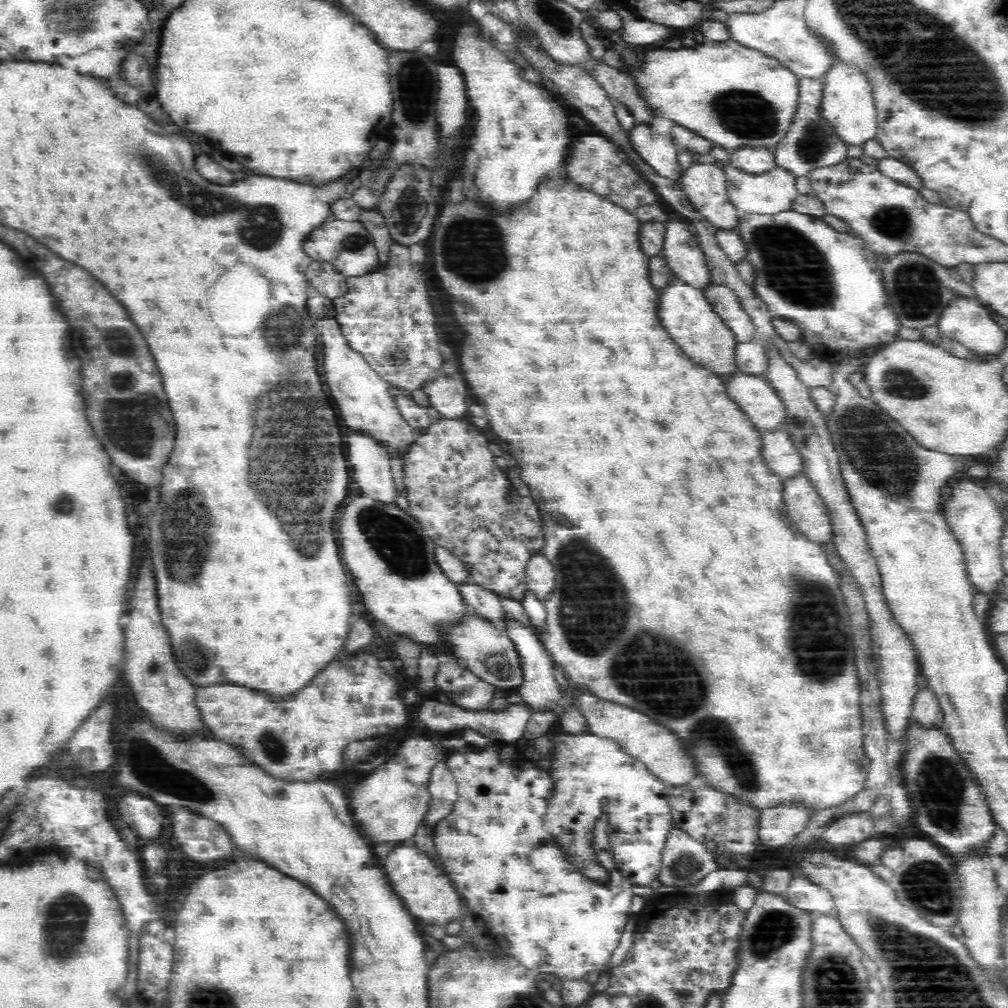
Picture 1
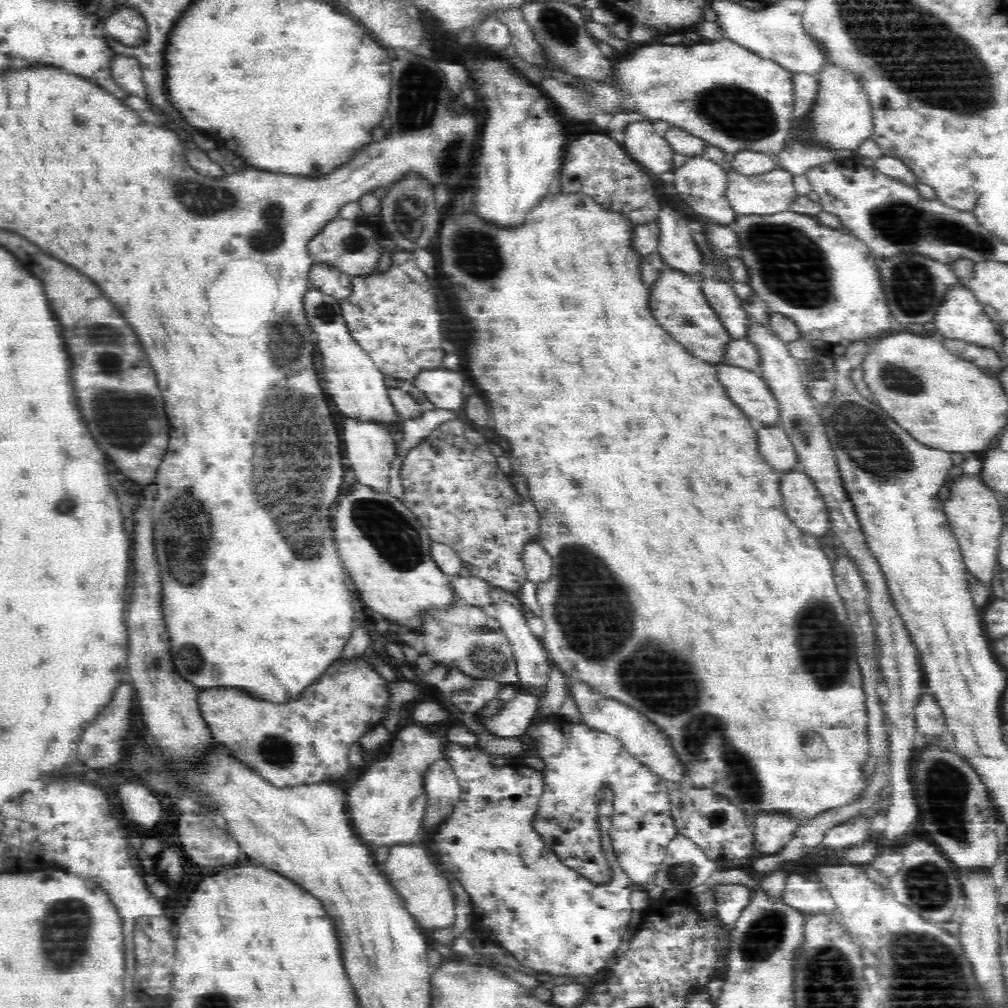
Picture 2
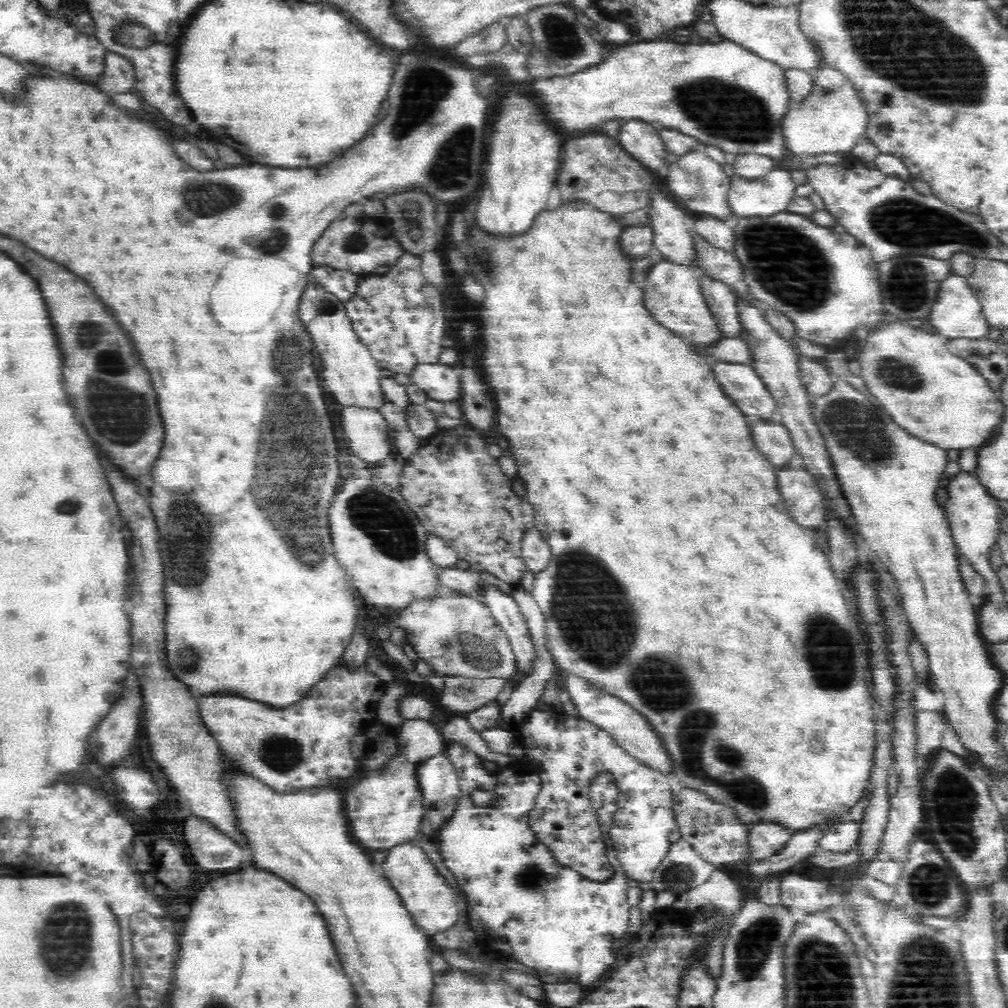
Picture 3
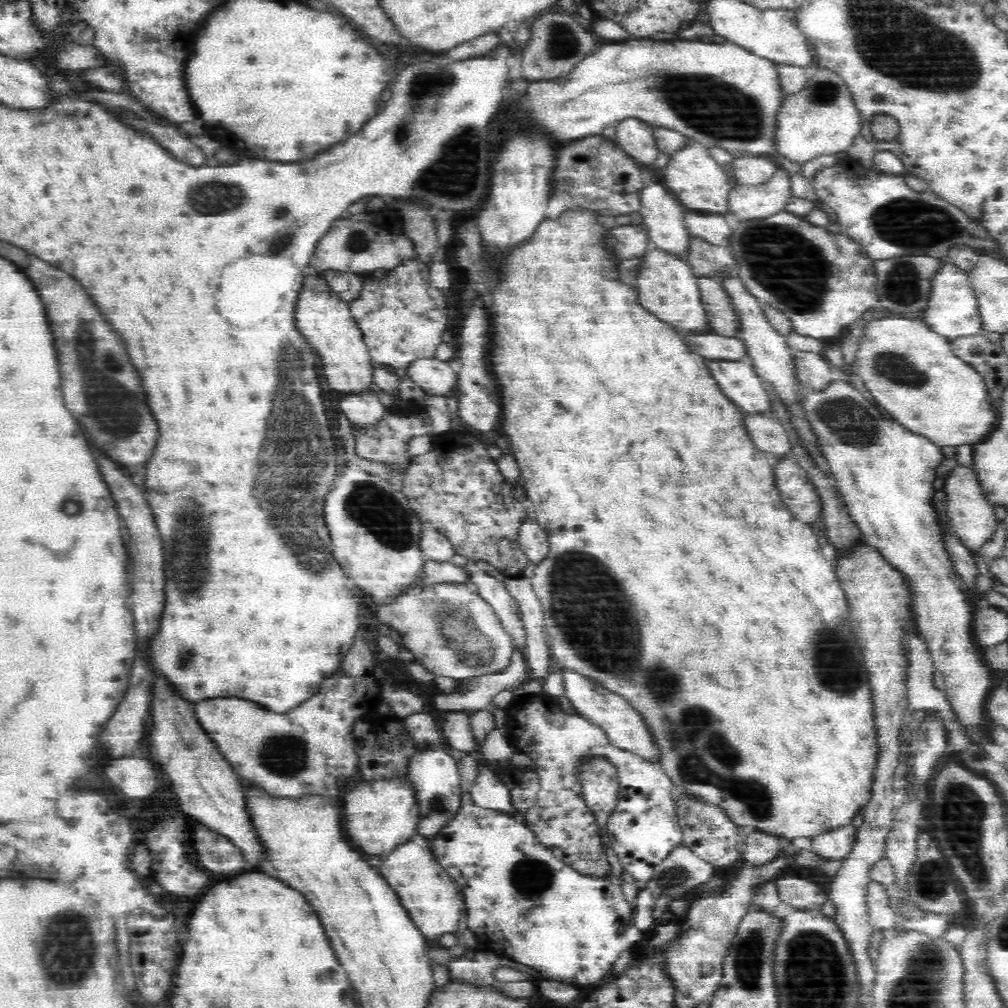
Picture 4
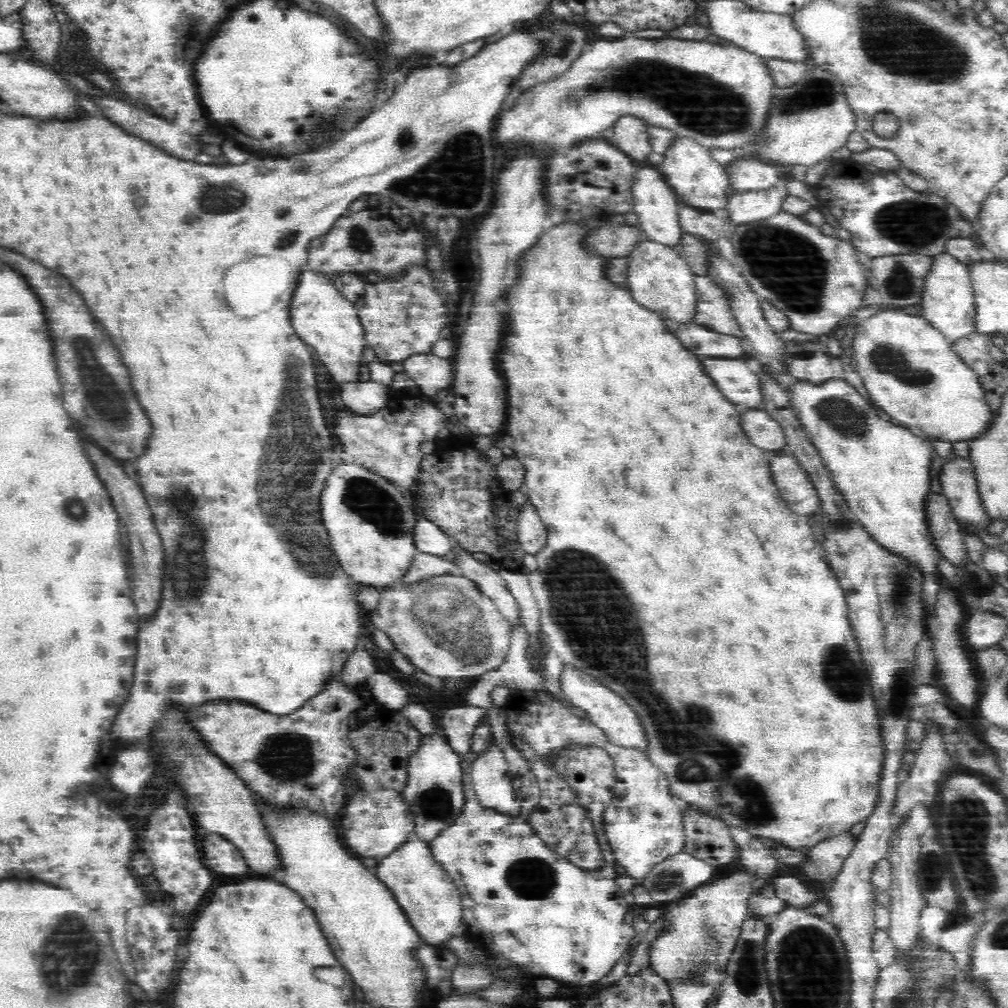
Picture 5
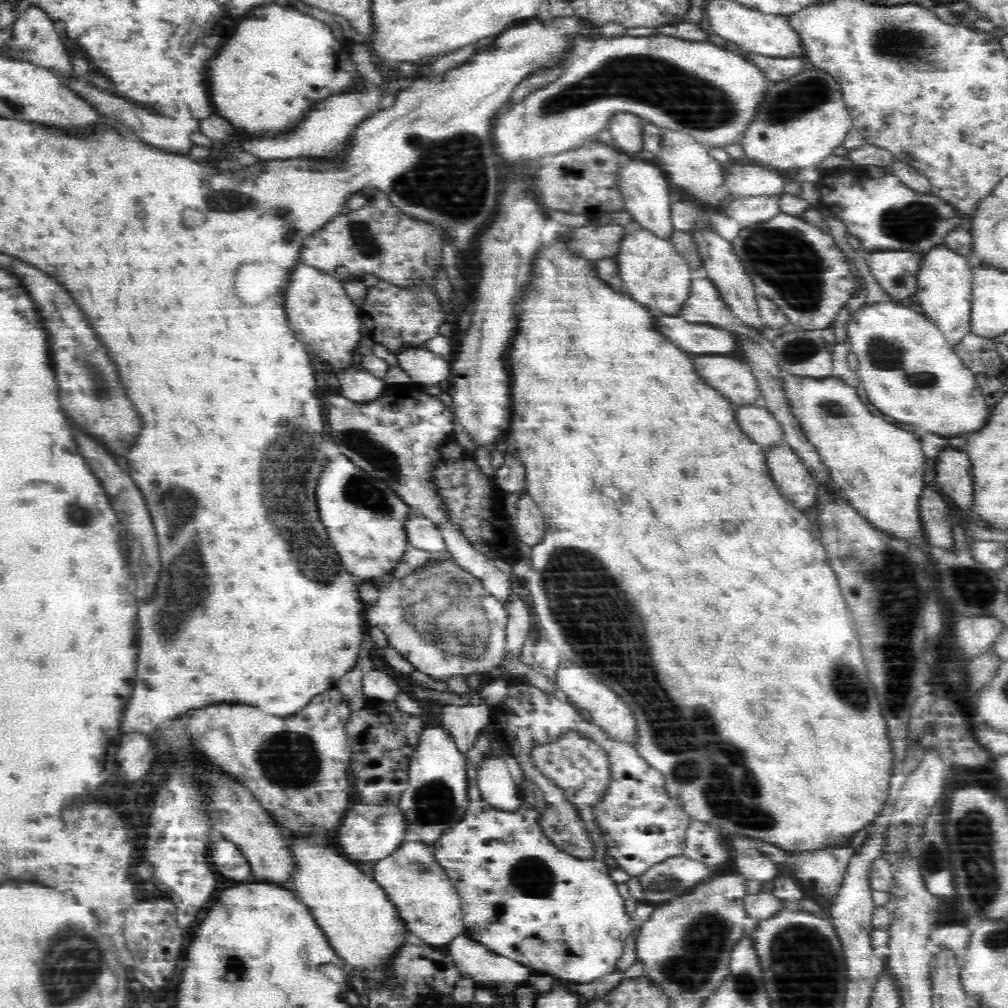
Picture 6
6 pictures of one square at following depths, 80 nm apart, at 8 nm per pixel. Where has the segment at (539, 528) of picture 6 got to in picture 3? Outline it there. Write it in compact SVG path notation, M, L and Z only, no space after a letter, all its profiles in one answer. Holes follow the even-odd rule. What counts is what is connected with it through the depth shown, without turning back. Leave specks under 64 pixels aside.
M537 529L529 530L522 539L521 547L523 550L524 564L530 574L534 574L534 578L550 568L553 557L550 547L546 545L546 541L540 537Z

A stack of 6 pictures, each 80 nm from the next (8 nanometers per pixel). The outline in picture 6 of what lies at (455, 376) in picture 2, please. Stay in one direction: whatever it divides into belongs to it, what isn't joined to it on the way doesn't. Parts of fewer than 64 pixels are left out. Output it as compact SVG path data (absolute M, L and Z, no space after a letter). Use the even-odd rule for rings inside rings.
M410 349L398 356L399 366L410 375L414 385L419 389L439 398L442 382L451 381L452 367L448 358L438 356L426 349Z

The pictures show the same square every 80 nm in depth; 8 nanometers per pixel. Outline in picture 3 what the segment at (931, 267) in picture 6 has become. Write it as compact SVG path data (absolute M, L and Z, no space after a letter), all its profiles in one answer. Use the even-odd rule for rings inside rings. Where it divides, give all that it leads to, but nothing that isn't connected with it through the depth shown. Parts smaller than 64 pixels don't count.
M955 275L942 282L938 300L931 310L928 322L928 328L947 336L948 339L988 340L990 339L990 328L993 327L983 314L980 299L968 286L965 278Z

